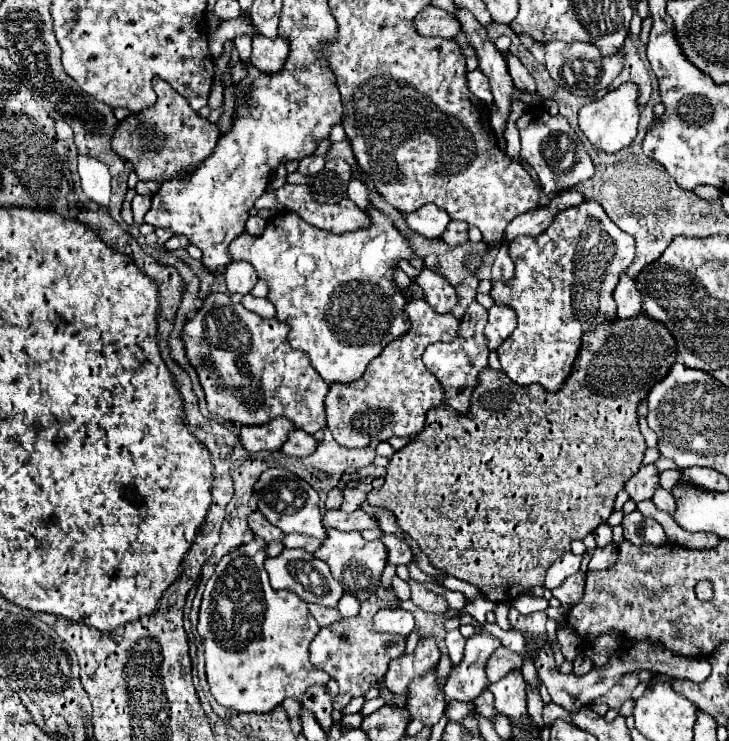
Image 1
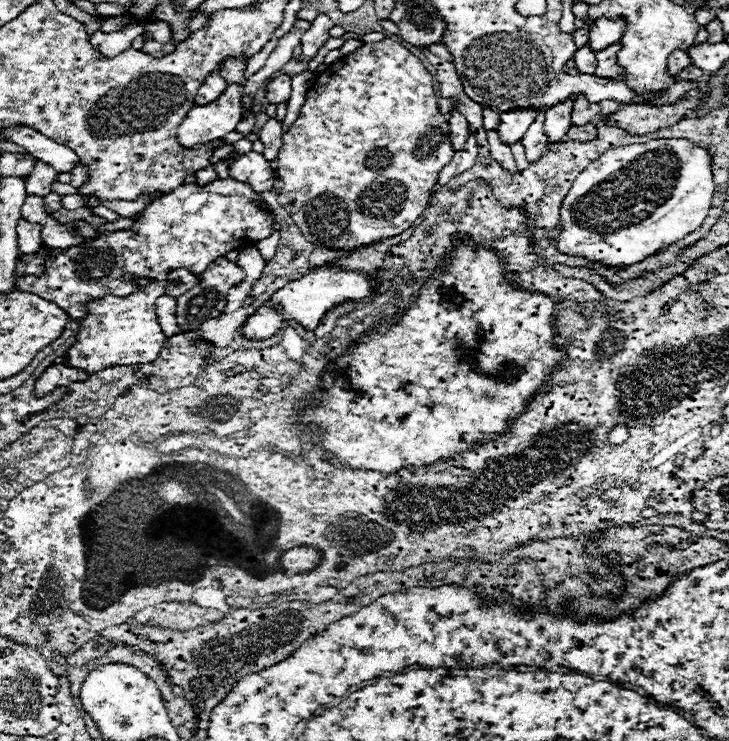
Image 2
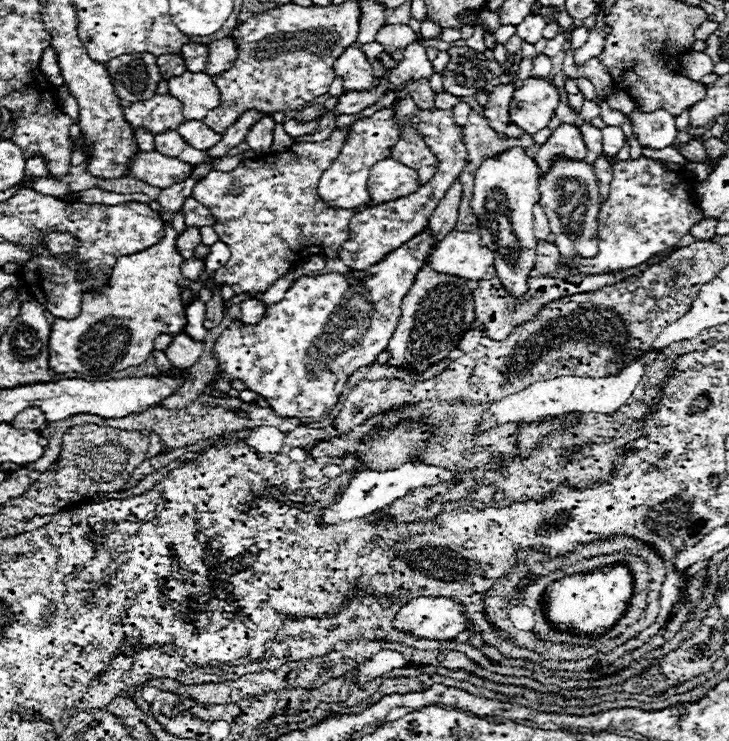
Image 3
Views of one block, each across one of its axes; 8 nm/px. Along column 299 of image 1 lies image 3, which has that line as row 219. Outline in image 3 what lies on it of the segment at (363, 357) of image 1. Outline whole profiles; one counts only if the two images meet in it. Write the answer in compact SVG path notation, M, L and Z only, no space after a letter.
M348 128L334 130L330 138L322 142L304 142L294 144L284 154L264 154L254 160L245 160L242 166L238 166L232 172L220 172L210 170L206 178L202 178L194 186L194 198L204 204L212 216L216 218L214 230L220 236L220 242L224 242L230 248L230 260L214 272L214 280L218 284L228 284L236 294L242 292L264 292L268 290L278 278L282 278L292 264L298 260L320 254L324 258L338 258L340 244L348 238L348 224L352 218L352 210L332 210L324 206L320 196L316 194L318 180L322 176L322 170L328 168L334 158L340 154L340 148L344 144Z

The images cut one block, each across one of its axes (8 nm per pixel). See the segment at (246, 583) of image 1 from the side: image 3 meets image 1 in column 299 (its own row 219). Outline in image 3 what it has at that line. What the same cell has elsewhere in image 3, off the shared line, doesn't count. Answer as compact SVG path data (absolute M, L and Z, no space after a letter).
M642 156L638 160L616 160L612 164L612 170L614 178L610 184L610 194L606 202L600 206L598 214L598 254L594 258L582 258L580 254L576 254L572 260L568 260L572 274L608 274L616 270L638 268L648 260L674 250L680 238L686 236L690 228L704 218L694 198L696 180L684 170L684 166L664 160L650 160Z

